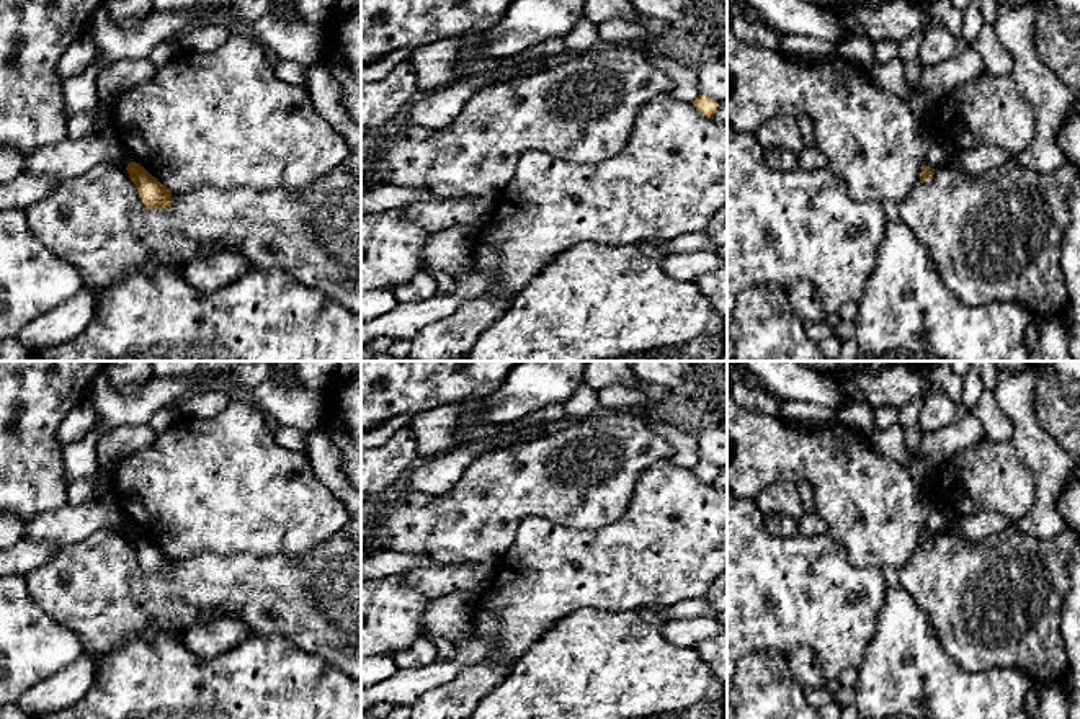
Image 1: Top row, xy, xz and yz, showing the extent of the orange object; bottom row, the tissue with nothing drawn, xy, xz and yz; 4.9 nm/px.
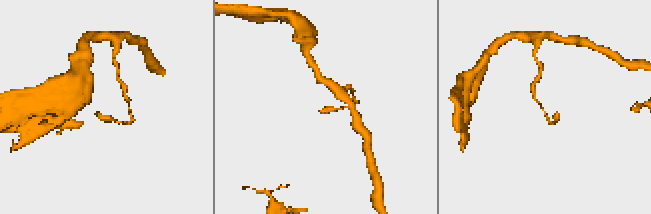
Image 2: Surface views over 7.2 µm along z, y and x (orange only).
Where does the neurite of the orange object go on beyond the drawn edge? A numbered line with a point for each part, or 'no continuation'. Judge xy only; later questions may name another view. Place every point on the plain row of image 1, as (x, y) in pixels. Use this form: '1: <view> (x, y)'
no continuation

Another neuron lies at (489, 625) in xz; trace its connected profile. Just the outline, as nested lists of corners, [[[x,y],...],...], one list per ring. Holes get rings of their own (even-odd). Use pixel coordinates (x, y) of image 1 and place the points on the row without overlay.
[[[484,605],[475,606],[475,623],[479,632],[487,637],[492,644],[497,642],[497,636],[500,632],[500,619],[493,614],[493,611]]]

